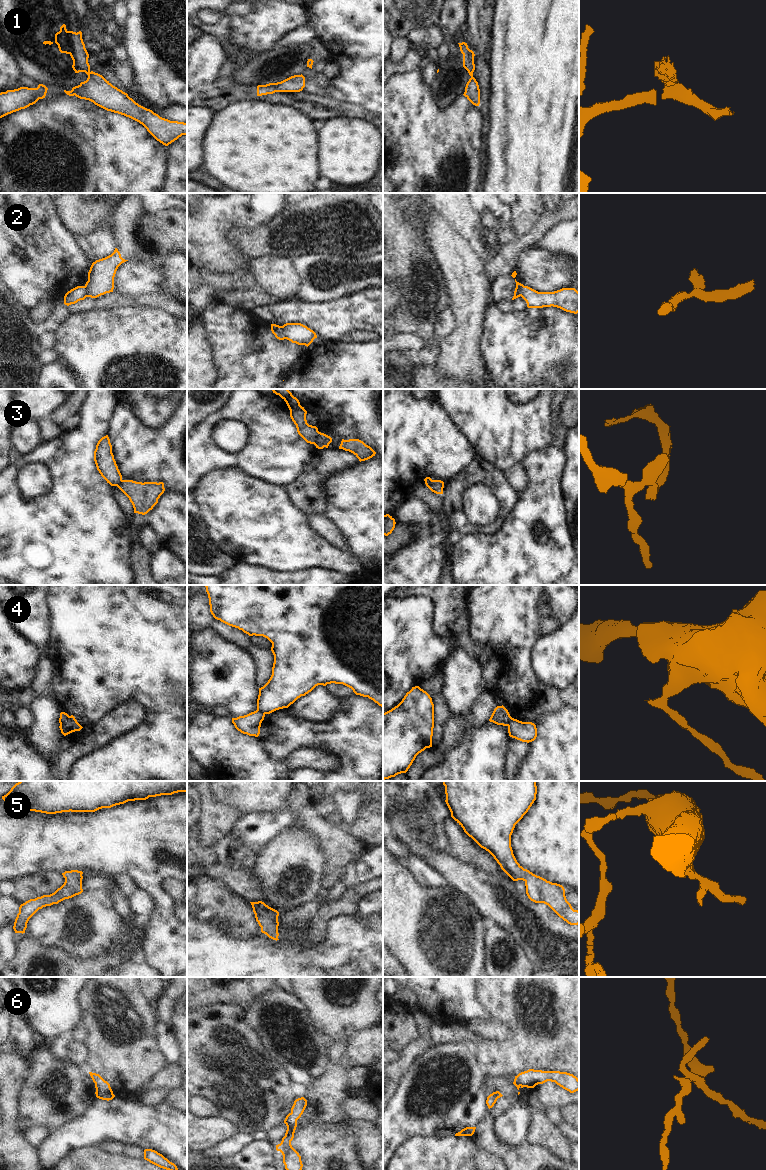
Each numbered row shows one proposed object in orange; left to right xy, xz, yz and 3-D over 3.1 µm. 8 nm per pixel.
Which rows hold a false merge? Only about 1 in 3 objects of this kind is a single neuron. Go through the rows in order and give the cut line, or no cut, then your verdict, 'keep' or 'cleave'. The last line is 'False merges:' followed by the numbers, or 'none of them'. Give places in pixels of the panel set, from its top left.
1: cut in xz along (279, 82), (276, 86), (276, 91); cleave
2: cut in xz along (281, 326), (285, 338); cleave
3: cut in xz along (320, 432), (313, 443); cleave
4: cut in xz along (257, 709), (264, 714); cleave
5: no cut; keep
6: no cut; keep
False merges: 1, 2, 3, 4

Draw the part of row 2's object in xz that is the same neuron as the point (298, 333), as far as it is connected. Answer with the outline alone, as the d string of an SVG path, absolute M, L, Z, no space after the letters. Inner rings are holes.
M286 323L282 326L282 331L285 339L307 347L317 338L313 330L301 323Z

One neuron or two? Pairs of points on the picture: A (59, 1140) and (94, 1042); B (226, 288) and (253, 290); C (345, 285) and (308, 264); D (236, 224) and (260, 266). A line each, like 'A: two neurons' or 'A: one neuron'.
A: two neurons
B: one neuron
C: one neuron
D: two neurons

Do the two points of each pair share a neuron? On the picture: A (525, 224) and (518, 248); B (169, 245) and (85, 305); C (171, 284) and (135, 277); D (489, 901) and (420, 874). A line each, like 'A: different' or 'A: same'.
A: different
B: different
C: same
D: different

